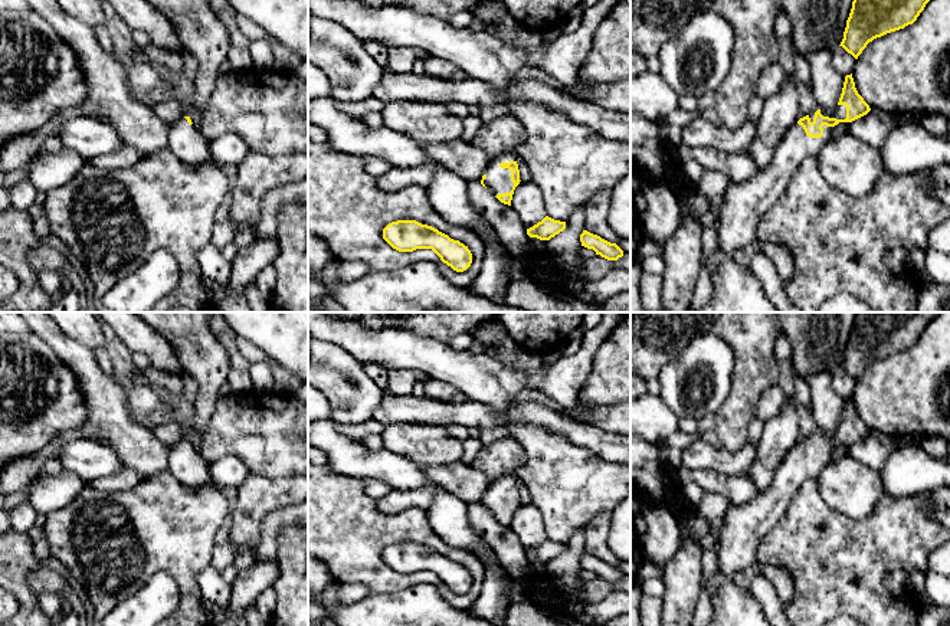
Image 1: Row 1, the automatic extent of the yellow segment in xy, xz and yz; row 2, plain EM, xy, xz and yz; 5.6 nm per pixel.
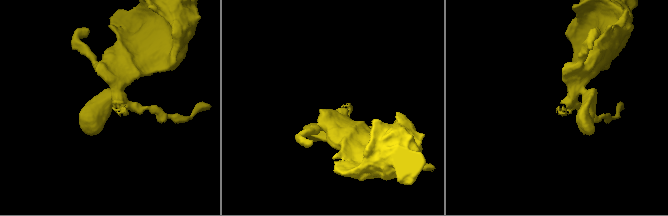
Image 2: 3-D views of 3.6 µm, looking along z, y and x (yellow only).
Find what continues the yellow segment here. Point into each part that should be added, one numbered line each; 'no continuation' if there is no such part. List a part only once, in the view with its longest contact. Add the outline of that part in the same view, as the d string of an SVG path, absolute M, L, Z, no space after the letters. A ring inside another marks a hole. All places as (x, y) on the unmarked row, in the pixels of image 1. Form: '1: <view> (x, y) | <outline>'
1: xz (498, 502) | M507 473L501 478L494 479L485 492L487 501L484 502L485 509L495 518L510 515L514 505L511 504L511 492L501 491L501 485L517 484L518 478L515 473Z

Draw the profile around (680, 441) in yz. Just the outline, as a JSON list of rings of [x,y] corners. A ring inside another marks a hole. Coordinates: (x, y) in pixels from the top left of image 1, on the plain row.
[[[679,429],[677,432],[674,432],[668,439],[666,439],[666,445],[669,445],[671,448],[684,450],[687,449],[689,445],[692,445],[697,439],[700,439],[700,433],[692,433],[692,435],[687,435],[682,433]]]

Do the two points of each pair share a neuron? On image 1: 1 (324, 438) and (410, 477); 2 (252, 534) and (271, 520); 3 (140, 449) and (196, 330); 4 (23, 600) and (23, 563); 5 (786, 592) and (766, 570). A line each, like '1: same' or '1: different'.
1: same
2: different
3: different
4: same
5: same

